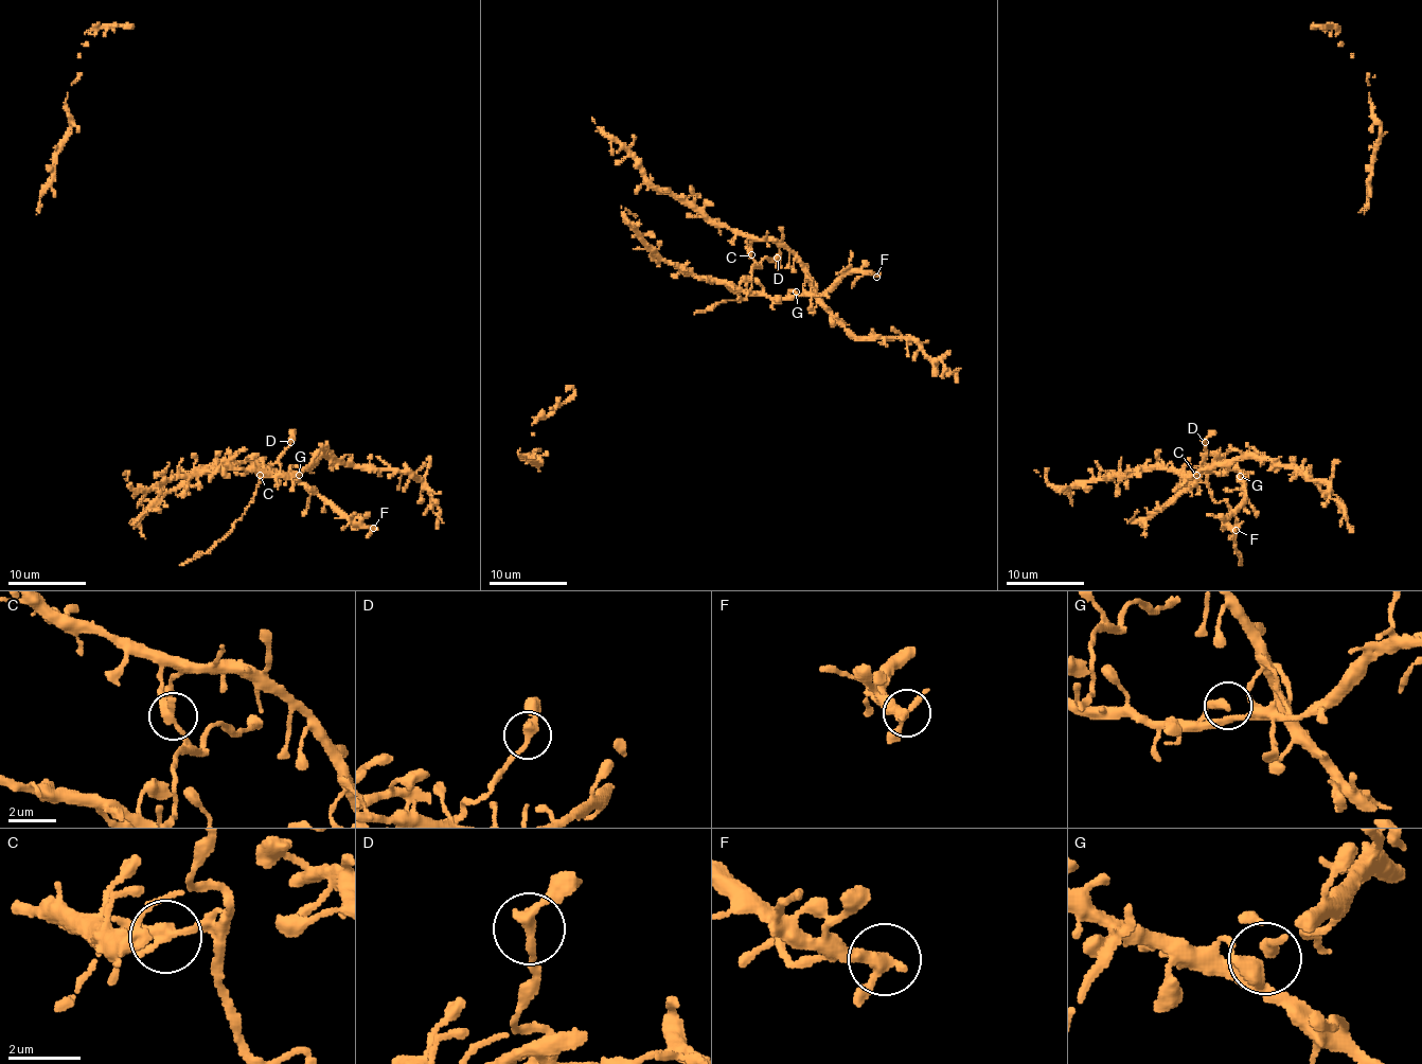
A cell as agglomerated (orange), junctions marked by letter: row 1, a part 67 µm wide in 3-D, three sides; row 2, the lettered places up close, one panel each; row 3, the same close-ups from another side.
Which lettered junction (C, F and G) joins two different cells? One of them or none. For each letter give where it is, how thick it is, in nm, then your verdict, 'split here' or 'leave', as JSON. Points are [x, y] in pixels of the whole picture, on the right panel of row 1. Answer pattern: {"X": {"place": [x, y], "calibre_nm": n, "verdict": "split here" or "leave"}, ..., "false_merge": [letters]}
{"C": {"place": [1196, 475], "calibre_nm": 320, "verdict": "split here"}, "F": {"place": [1236, 530], "calibre_nm": 320, "verdict": "leave"}, "G": {"place": [1240, 476], "calibre_nm": 320, "verdict": "leave"}, "false_merge": ["C"]}

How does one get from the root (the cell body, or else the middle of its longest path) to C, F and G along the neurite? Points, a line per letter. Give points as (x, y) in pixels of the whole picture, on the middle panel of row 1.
C: (714, 280), (770, 298), (803, 291), (806, 268), (792, 252), (772, 241), (749, 238), (747, 250), (751, 254)
F: (714, 280), (770, 298), (797, 298), (820, 296), (851, 272), (876, 277)
G: (714, 280), (770, 298), (786, 298), (796, 291)

